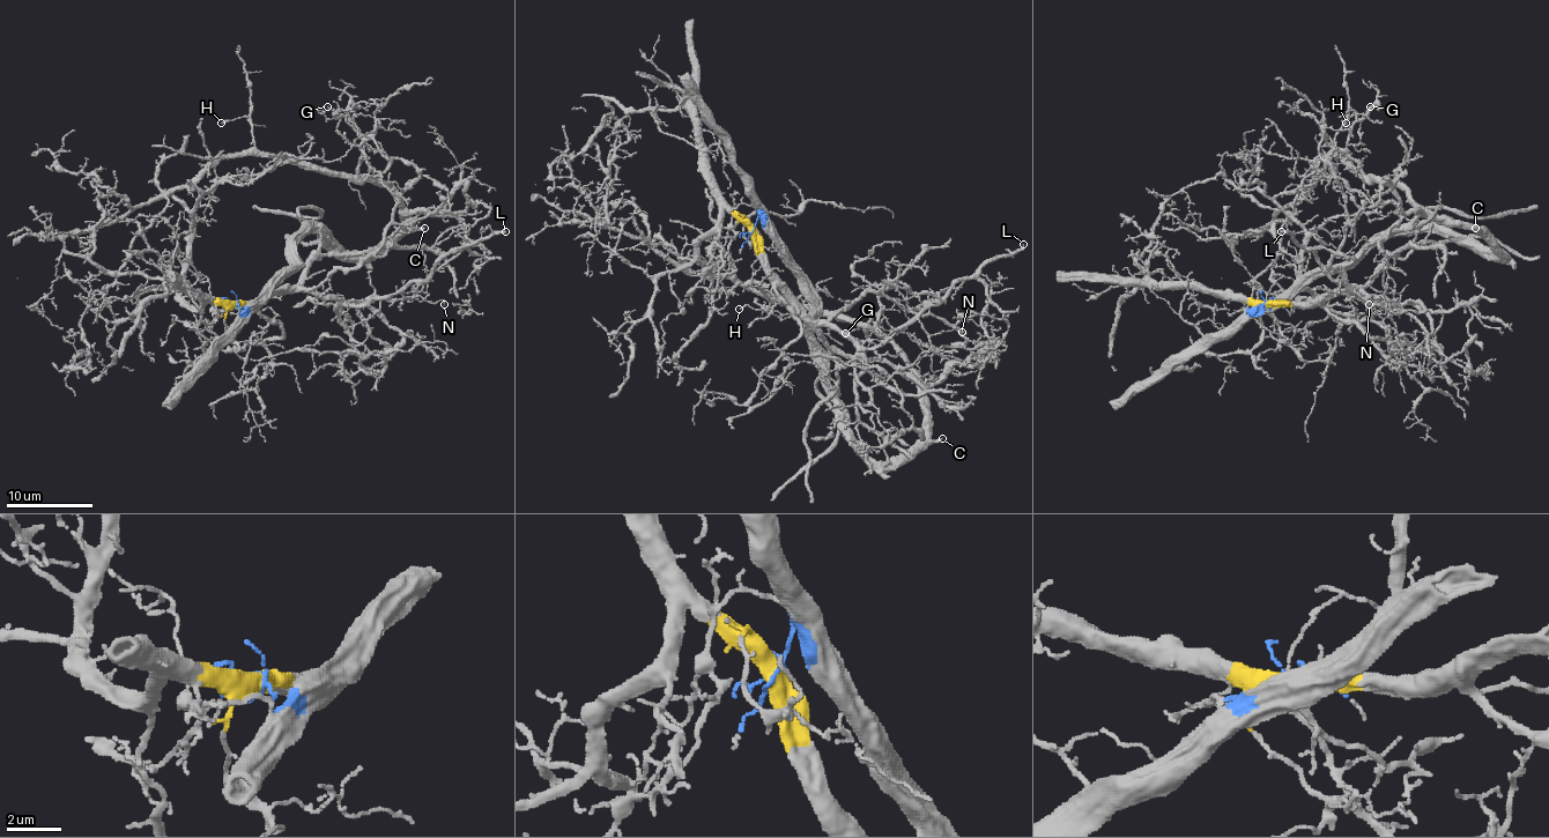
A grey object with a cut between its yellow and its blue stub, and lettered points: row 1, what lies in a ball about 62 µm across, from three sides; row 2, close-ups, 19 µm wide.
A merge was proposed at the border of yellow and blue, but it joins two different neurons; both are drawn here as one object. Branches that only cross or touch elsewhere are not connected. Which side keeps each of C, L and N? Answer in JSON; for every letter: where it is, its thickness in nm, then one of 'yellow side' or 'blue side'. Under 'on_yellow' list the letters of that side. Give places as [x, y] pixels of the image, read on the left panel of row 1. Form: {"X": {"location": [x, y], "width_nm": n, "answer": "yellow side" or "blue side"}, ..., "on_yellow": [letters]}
{"C": {"location": [424, 228], "width_nm": 240, "answer": "blue side"}, "L": {"location": [505, 231], "width_nm": 240, "answer": "yellow side"}, "N": {"location": [444, 304], "width_nm": 120, "answer": "yellow side"}, "on_yellow": ["L", "N"]}

